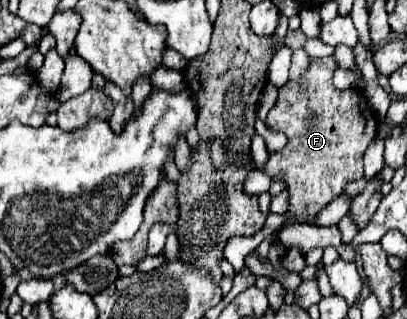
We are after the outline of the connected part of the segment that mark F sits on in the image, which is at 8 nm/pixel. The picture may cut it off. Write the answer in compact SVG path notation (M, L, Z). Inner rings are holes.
M334 57L314 59L300 81L288 81L280 89L276 107L266 117L266 127L286 133L288 143L284 149L269 154L262 171L272 179L284 179L290 195L288 215L296 217L296 223L316 225L318 213L340 197L348 183L362 179L362 157L378 129L378 121L360 91L340 91L332 85L334 69ZM308 115L314 115L314 119L308 121Z

